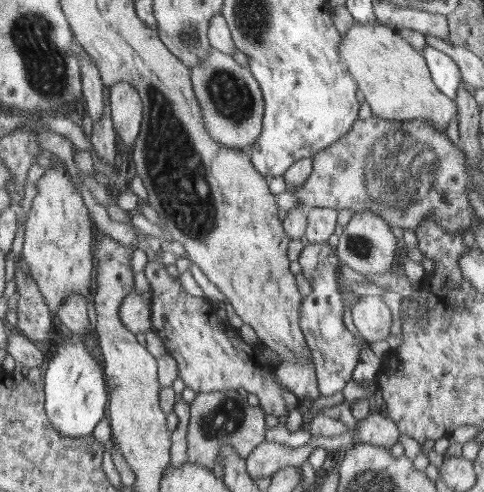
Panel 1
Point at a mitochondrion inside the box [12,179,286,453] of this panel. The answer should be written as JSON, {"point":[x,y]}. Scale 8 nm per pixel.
{"point":[222,420]}

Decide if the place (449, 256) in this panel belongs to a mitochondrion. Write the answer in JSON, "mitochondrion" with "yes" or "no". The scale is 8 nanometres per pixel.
{"mitochondrion":"no"}

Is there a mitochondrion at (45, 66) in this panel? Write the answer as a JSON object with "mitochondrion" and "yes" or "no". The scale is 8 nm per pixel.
{"mitochondrion":"yes"}

